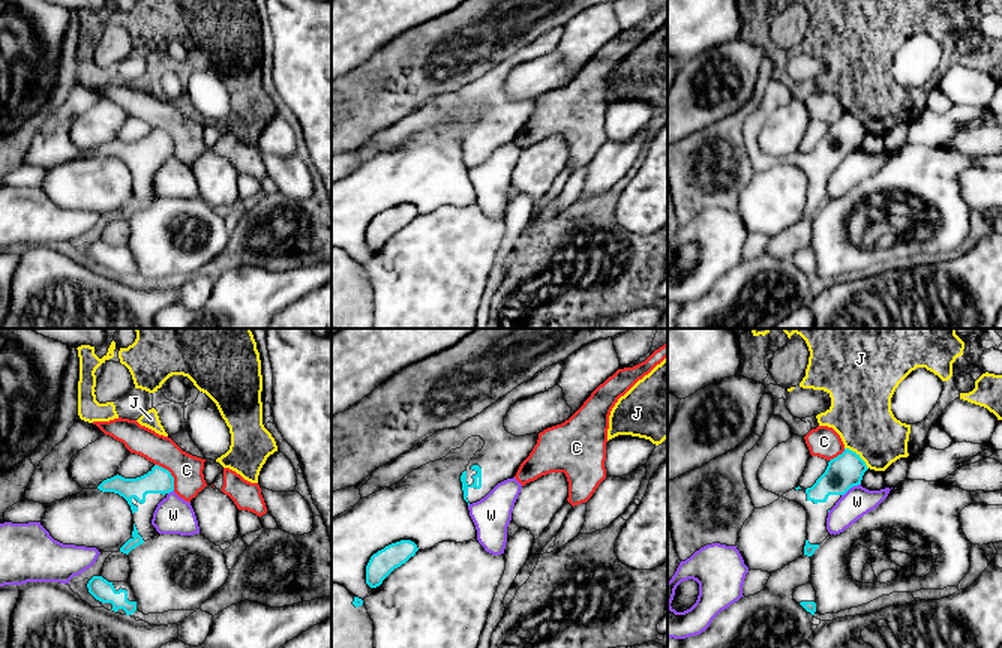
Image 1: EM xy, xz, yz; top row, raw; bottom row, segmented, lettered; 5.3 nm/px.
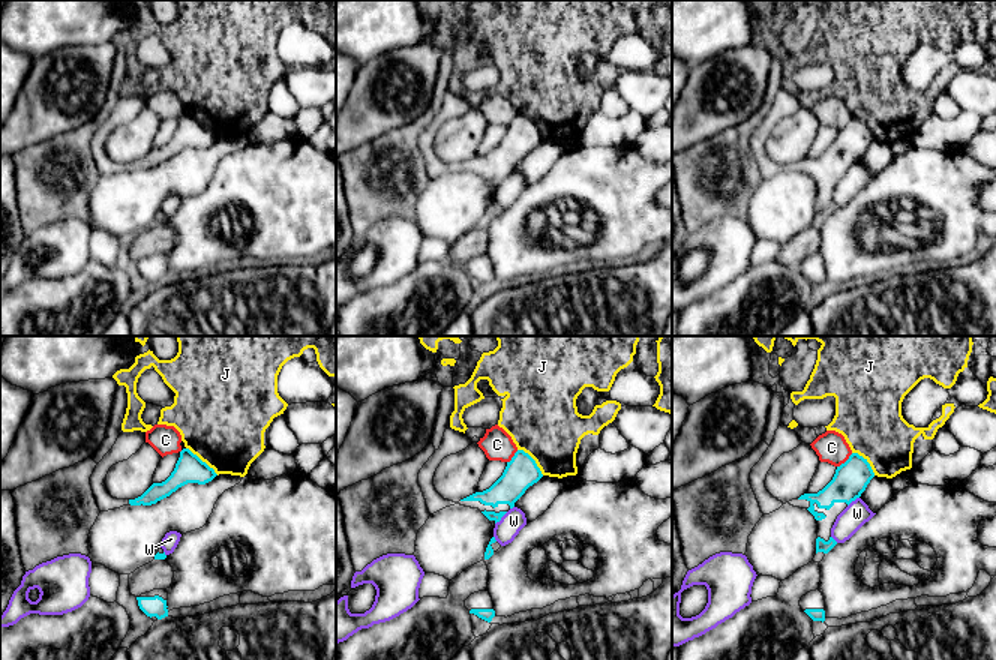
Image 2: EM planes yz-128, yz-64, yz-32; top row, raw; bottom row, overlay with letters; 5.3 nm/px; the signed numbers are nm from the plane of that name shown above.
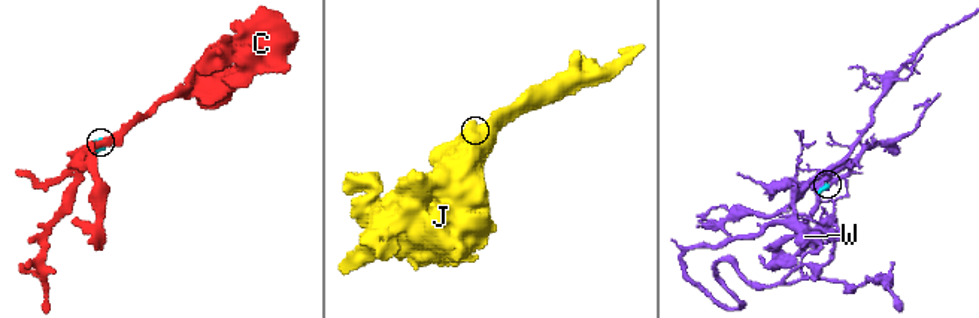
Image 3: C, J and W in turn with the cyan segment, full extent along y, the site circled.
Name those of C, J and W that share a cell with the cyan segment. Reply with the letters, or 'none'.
none

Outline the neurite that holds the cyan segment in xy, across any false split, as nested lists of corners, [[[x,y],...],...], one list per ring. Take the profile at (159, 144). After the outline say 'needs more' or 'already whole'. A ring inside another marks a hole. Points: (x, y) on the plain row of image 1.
[[[154,129],[147,138],[136,142],[124,142],[117,138],[104,144],[98,153],[118,158],[130,170],[134,195],[132,201],[120,212],[120,216],[128,219],[132,213],[159,198],[152,189],[153,177],[158,168],[174,154],[174,141],[168,134]]]; needs more

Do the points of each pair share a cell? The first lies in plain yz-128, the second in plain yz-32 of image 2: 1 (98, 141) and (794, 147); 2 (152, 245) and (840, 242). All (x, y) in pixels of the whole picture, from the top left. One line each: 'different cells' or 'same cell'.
1: different cells
2: different cells

